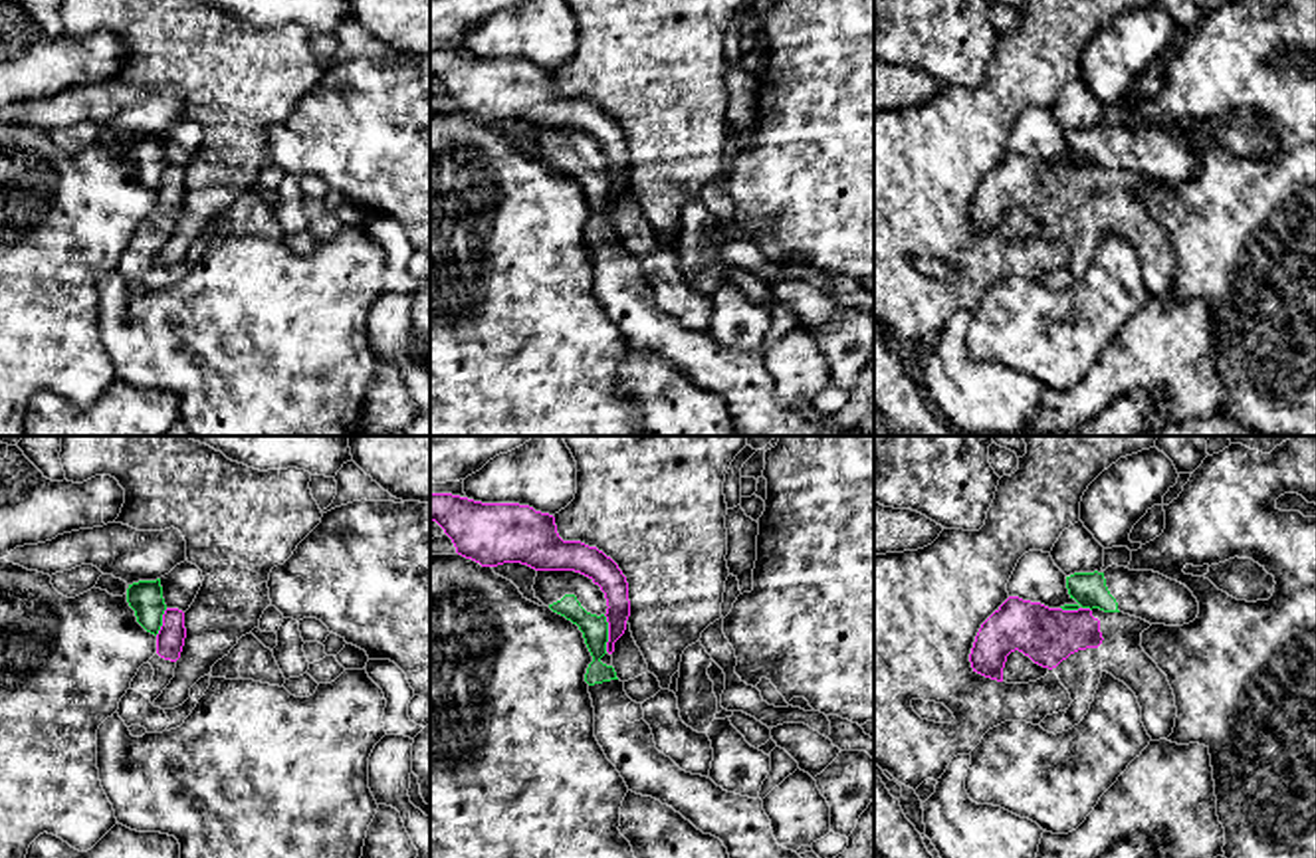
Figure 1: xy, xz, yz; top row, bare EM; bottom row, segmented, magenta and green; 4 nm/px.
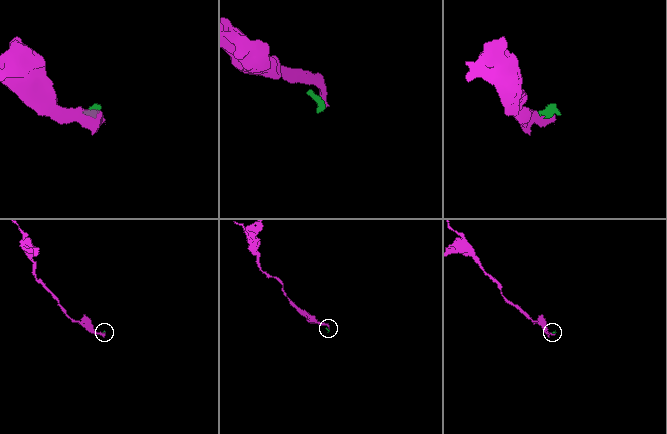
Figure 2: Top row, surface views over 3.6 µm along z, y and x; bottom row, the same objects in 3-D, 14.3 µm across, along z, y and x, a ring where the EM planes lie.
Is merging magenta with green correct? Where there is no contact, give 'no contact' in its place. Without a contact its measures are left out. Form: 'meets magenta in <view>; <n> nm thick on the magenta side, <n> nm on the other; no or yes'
meets magenta in xz; 120 nm thick on the magenta side, 110 nm on the other; no

